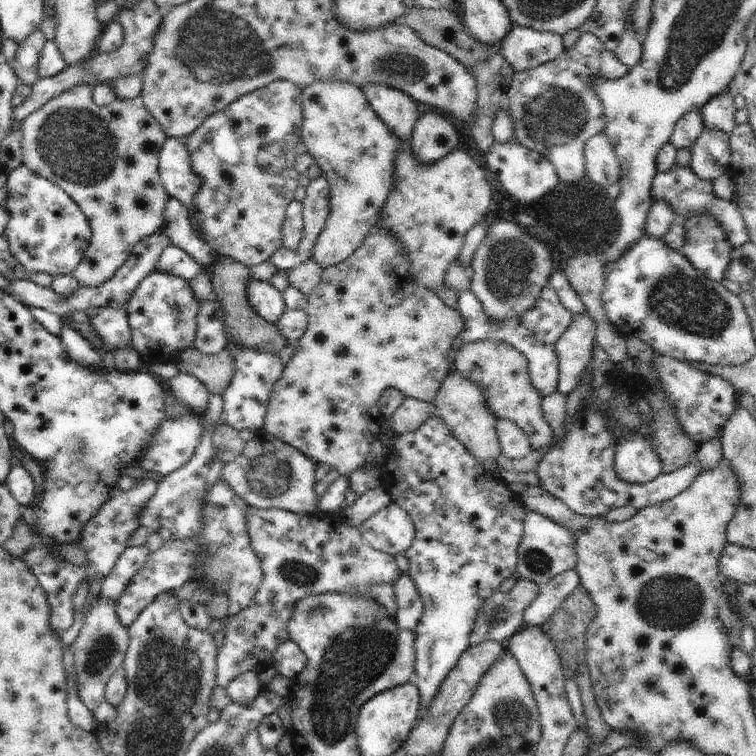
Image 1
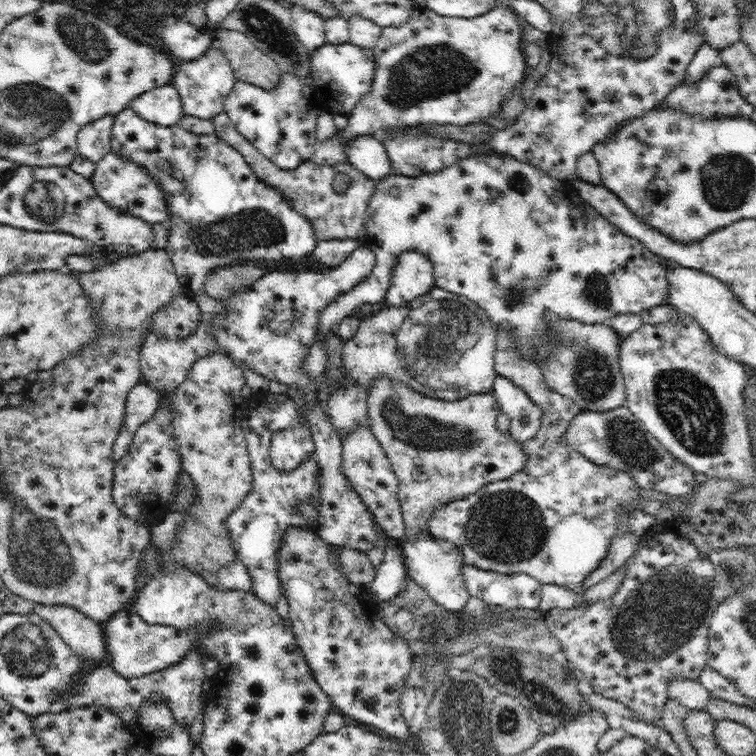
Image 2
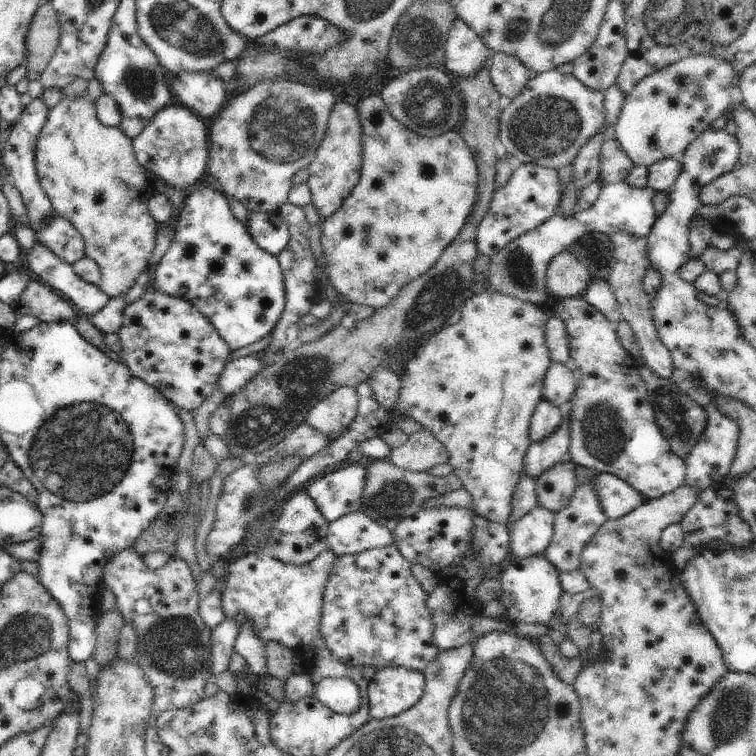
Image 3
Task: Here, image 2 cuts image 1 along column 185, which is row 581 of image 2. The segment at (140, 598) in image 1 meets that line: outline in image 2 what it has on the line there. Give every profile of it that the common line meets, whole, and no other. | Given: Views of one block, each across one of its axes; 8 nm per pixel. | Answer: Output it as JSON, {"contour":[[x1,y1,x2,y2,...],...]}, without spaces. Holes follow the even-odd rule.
{"contour":[[496,329,495,370,523,388,529,399,543,412,542,424,531,440,522,443,528,462,522,472,516,472,504,480,491,482,471,496,436,508,428,521,432,537,444,538,462,549,463,563,481,570,494,570,502,574,526,573,542,584,557,584,581,594,582,584,592,574,608,552,610,539,617,529,617,516,623,506,638,498,634,479,626,472,603,468,587,460,573,446,567,444,565,435,572,418,582,410,571,399,550,388,544,381,538,363,519,357,509,332]]}

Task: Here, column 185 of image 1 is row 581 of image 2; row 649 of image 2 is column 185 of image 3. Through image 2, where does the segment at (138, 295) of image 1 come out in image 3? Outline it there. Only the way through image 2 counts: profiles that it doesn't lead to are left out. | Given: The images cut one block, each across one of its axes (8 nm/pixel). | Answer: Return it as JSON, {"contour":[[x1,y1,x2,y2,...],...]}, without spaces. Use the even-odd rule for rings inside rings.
{"contour":[[156,290,127,305,122,328,117,333,122,342,122,350,118,352,122,364,178,408,189,411,199,408,212,394,232,352,200,310,182,298,172,298]]}

